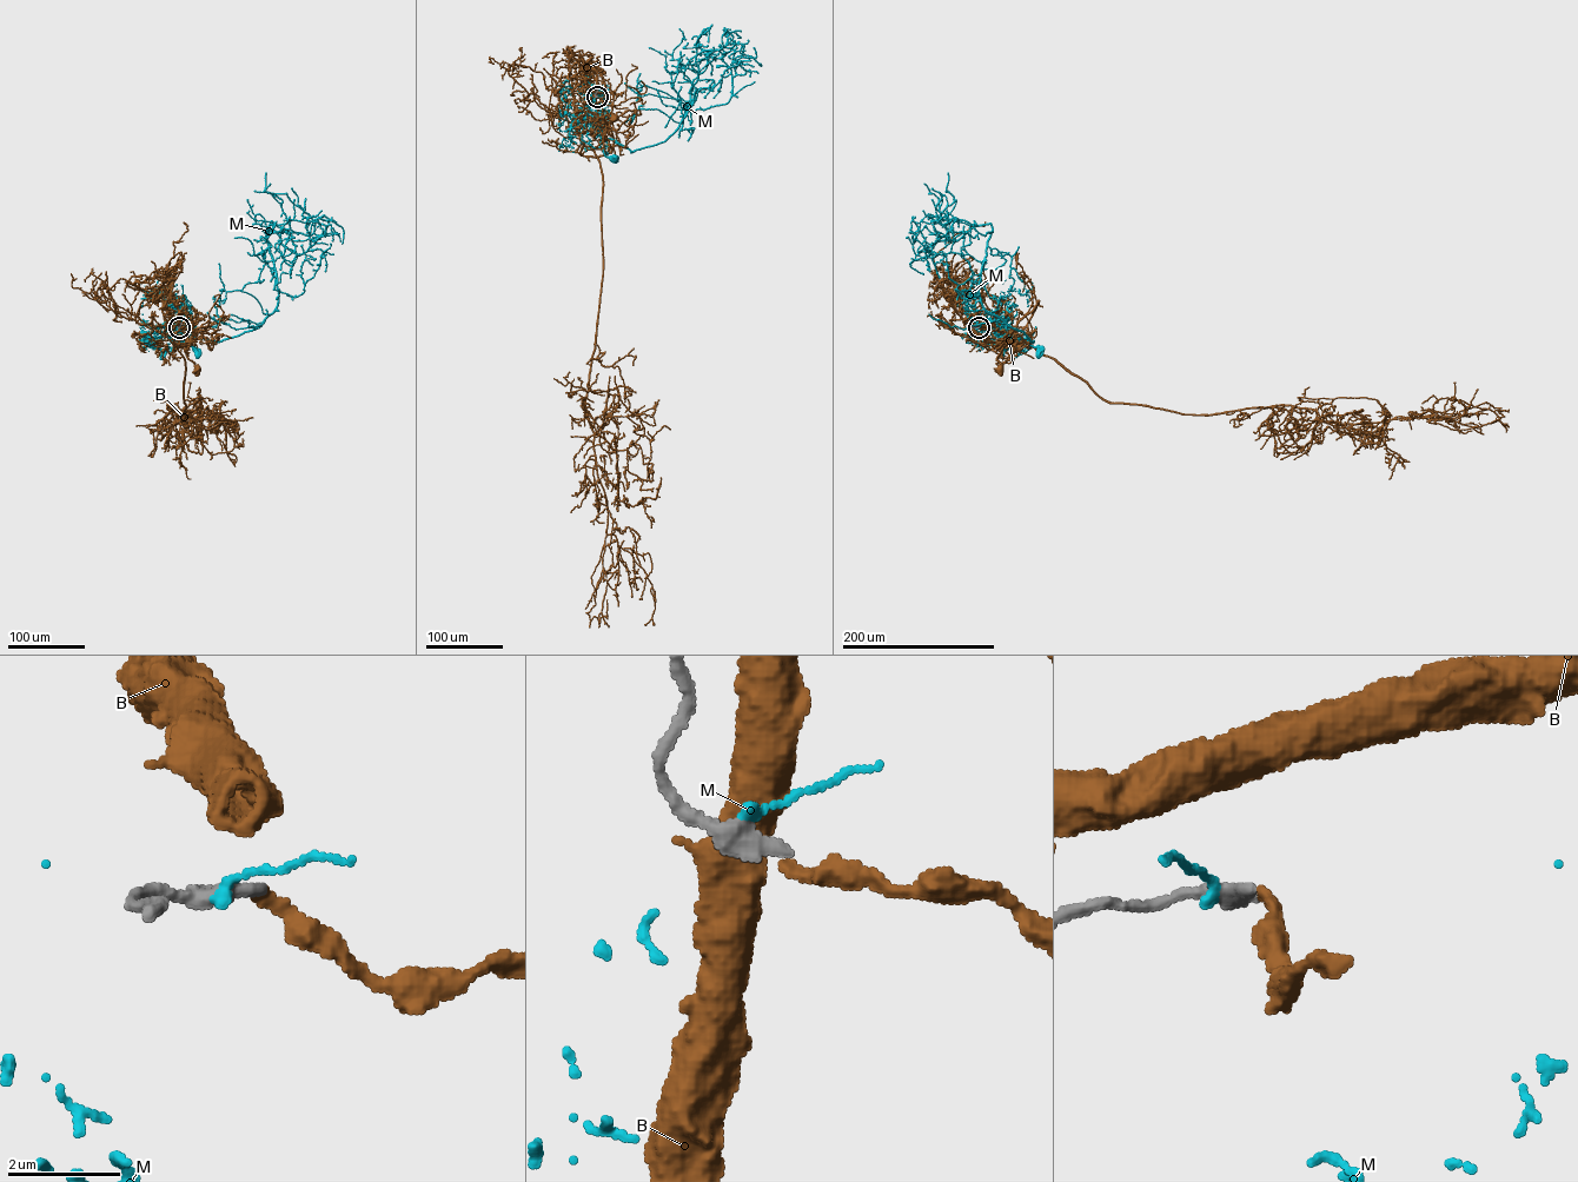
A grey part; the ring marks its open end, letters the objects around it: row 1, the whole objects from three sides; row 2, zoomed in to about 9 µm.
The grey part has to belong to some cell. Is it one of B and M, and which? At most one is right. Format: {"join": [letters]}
{"join": ["B"]}

